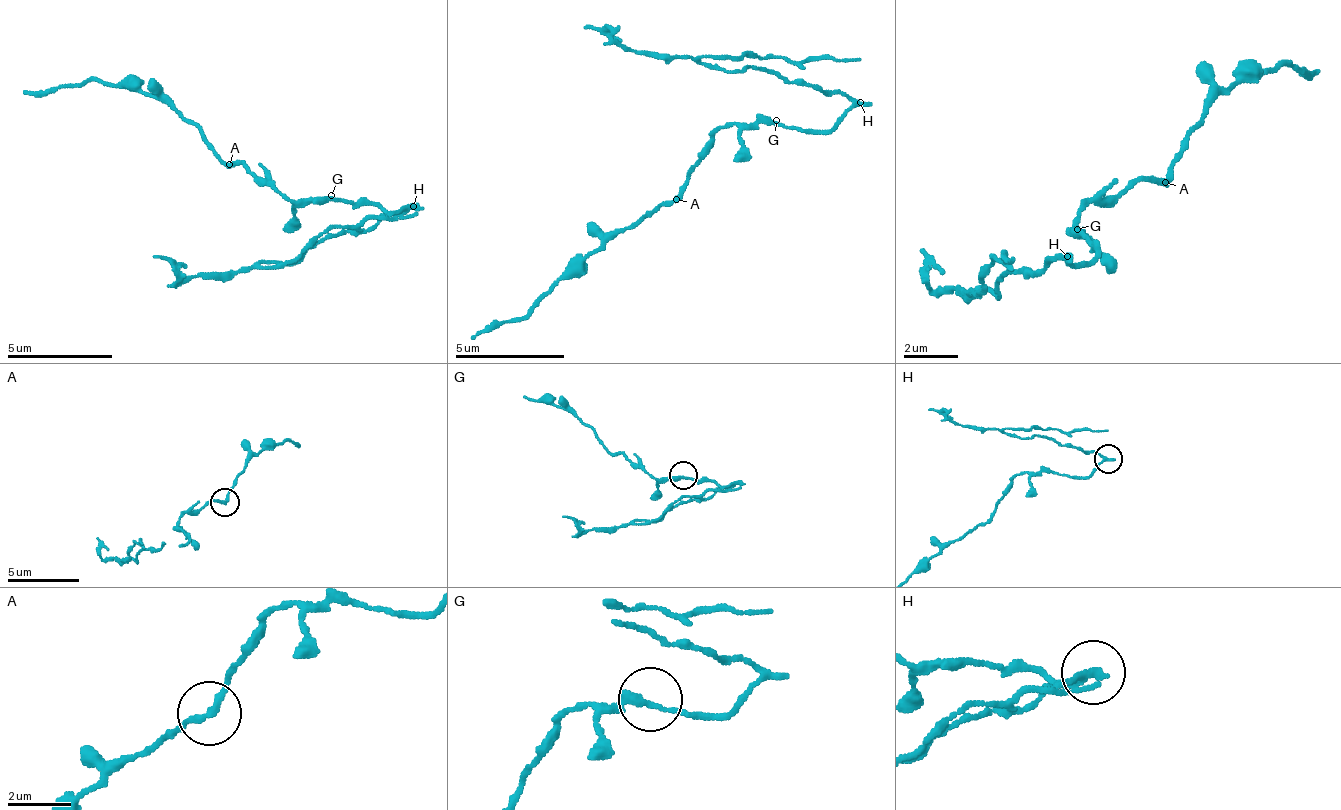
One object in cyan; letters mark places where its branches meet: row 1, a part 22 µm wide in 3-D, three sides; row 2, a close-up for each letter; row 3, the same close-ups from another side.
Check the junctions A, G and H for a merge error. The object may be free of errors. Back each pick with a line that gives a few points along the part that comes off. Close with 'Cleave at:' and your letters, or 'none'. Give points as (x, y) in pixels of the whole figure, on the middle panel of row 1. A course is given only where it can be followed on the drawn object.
H: foreign part runs (859, 104), (759, 72), (647, 56), (615, 36), (585, 27)
Cleave at: H

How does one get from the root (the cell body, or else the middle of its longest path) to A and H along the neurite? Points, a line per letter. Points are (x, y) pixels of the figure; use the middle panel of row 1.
A: (771, 126), (727, 126), (715, 135), (709, 152), (686, 177), (686, 188), (676, 199)
H: (771, 126), (799, 126), (805, 132), (826, 131), (854, 104), (859, 104)

